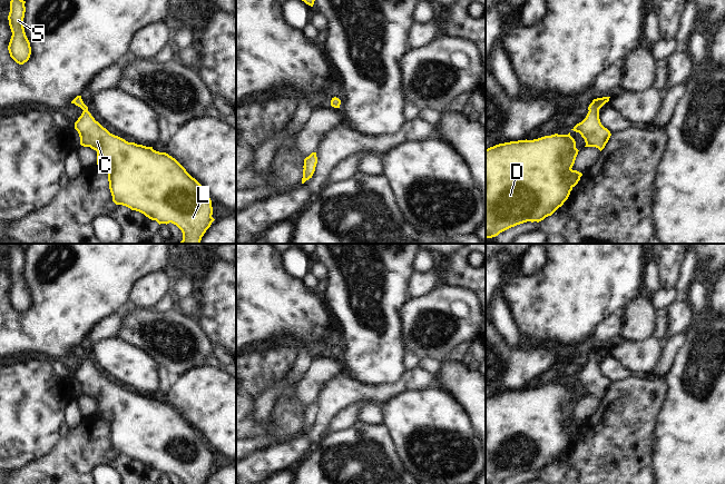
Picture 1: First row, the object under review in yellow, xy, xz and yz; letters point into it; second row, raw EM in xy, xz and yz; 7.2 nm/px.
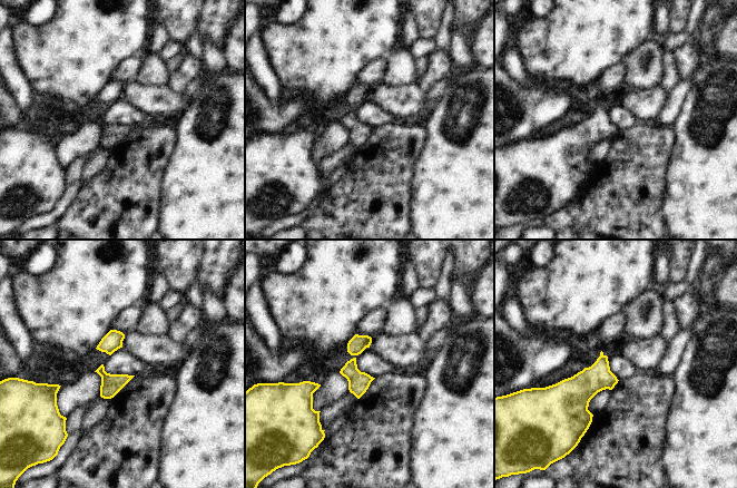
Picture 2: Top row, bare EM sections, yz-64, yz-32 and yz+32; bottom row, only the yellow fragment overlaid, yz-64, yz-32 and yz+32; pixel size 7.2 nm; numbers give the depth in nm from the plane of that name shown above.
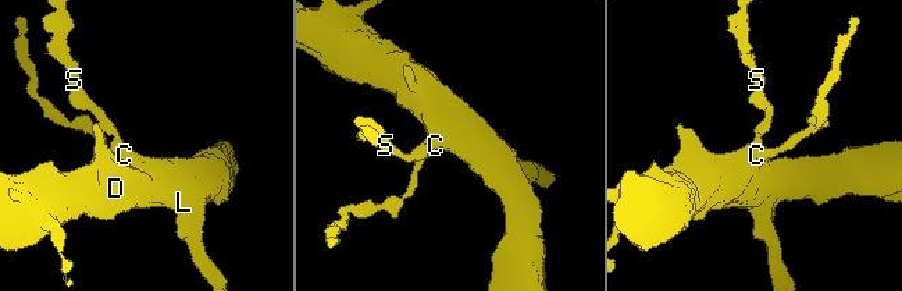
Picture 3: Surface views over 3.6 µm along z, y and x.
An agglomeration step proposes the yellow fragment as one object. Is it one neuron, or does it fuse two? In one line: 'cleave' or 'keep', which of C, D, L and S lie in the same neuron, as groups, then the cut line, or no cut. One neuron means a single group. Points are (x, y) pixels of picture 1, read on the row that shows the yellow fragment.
keep | C D L S | no cut

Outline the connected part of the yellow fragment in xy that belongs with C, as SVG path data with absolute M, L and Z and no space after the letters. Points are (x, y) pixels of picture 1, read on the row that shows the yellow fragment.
M77 96L71 103L84 111L75 122L80 145L97 151L97 165L108 174L112 201L144 214L160 224L174 224L183 233L179 244L200 244L202 237L215 220L212 200L205 188L172 156L153 147L128 142L104 128Z

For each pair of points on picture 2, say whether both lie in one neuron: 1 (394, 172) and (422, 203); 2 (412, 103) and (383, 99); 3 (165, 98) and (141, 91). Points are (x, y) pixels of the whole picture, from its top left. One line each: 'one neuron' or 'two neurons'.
1: two neurons
2: one neuron
3: one neuron

